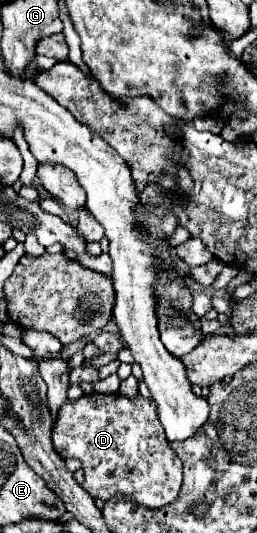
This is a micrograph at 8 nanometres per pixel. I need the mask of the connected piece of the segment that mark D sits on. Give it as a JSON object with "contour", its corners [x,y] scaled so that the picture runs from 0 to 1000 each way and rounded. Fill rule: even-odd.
{"contour":[[[358,737],[319,741],[311,752],[265,749],[257,760],[226,767],[202,831],[233,857],[296,857],[319,865],[319,917],[366,936],[420,940],[436,929],[475,925],[545,947],[615,955],[693,932],[708,865],[654,835],[599,752],[576,752],[553,741],[498,749],[467,737]]]}

